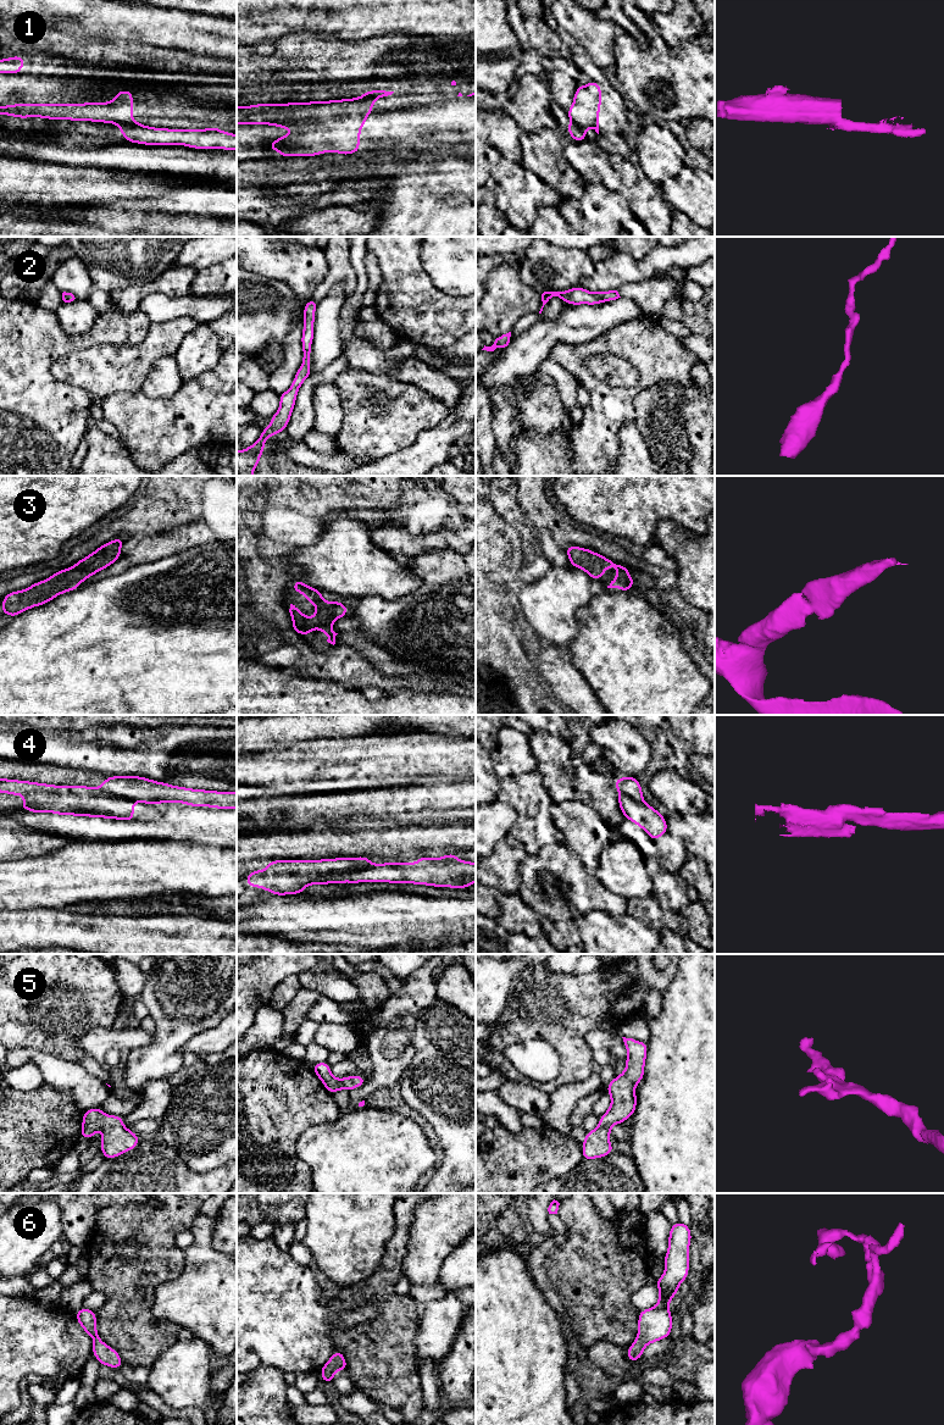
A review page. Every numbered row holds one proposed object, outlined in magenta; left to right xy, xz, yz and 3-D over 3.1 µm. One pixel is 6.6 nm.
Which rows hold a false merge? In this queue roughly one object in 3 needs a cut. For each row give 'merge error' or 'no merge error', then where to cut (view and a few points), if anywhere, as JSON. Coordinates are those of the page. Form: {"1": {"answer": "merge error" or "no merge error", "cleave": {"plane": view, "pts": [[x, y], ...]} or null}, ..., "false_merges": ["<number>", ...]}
{"1": {"answer": "merge error", "cleave": {"plane": "xy", "pts": [[135, 122], [118, 125]]}}, "2": {"answer": "no merge error", "cleave": null}, "3": {"answer": "no merge error", "cleave": null}, "4": {"answer": "merge error", "cleave": {"plane": "xy", "pts": [[98, 788], [109, 794], [129, 798], [133, 802]]}}, "5": {"answer": "no merge error", "cleave": null}, "6": {"answer": "no merge error", "cleave": null}, "false_merges": ["1", "4"]}

